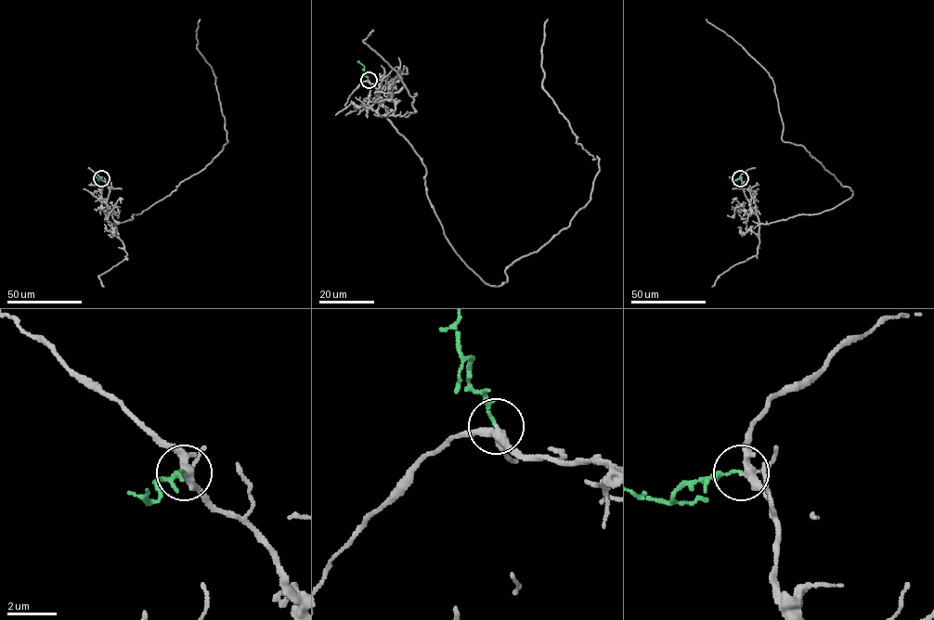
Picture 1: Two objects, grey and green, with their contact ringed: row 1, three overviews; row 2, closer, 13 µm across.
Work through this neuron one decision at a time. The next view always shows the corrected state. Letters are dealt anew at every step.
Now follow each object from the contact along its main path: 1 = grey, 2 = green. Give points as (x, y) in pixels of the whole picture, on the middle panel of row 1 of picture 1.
1: (369, 80), (426, 169), (446, 238), (501, 286), (570, 225), (599, 169), (542, 84), (548, 19)
2: (369, 80), (364, 66), (357, 61)

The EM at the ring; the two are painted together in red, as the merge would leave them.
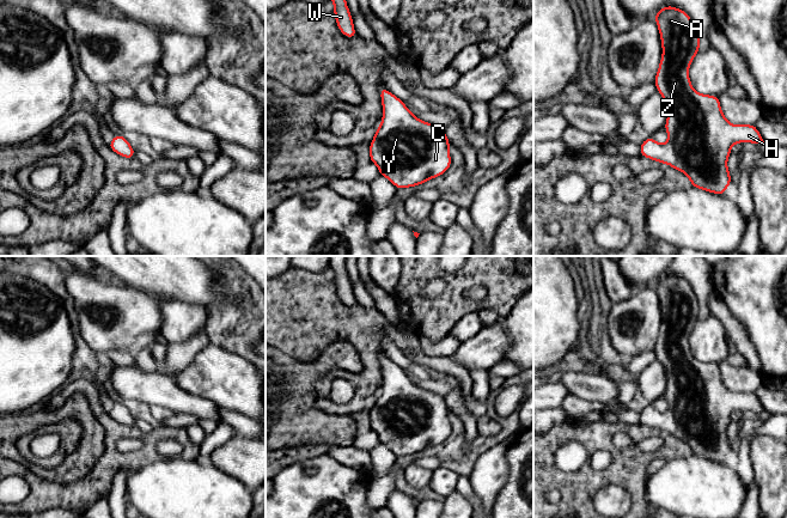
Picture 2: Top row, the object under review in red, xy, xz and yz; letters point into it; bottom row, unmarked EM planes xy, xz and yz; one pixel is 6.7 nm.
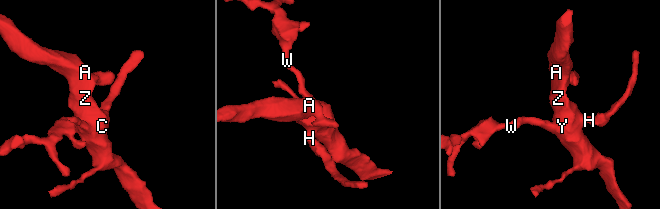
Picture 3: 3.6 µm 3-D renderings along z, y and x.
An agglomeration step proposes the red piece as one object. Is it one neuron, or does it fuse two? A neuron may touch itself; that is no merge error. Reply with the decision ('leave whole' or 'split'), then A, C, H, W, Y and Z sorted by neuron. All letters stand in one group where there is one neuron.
leave whole; A C H W Y Z

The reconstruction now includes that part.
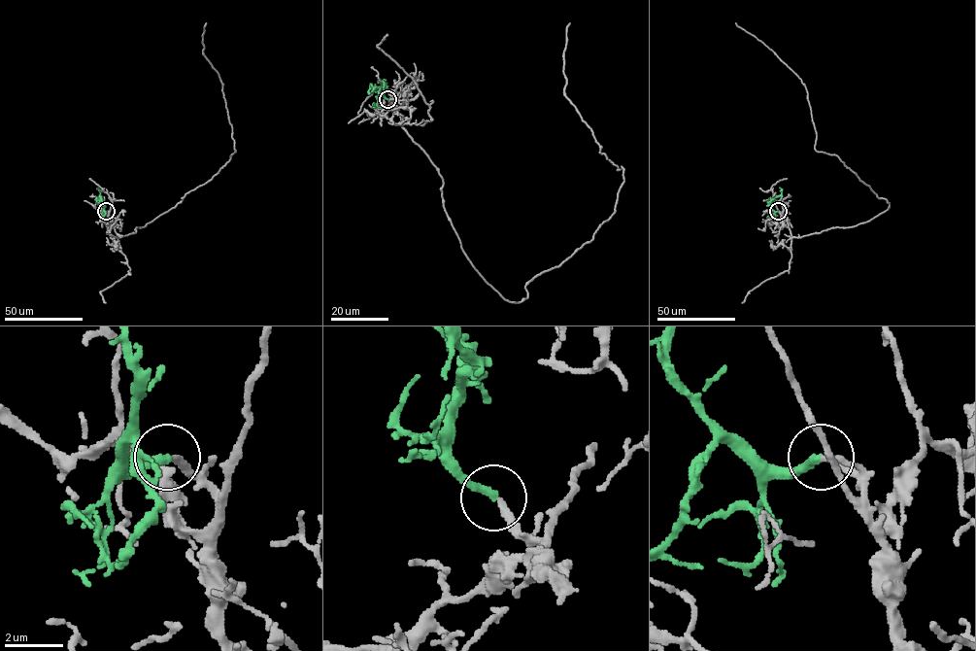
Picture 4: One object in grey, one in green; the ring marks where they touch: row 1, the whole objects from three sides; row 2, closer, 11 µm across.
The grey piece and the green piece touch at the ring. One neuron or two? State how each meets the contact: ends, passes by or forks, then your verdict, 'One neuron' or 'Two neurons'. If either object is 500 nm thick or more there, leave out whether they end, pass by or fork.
At the ring grey ends. At the ring green ends. One neuron

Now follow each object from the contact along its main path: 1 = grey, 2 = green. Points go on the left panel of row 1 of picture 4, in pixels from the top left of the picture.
1: (106, 211), (112, 238), (134, 233), (211, 180), (236, 152), (222, 84), (203, 51), (206, 23)
2: (106, 211), (104, 212), (98, 188)

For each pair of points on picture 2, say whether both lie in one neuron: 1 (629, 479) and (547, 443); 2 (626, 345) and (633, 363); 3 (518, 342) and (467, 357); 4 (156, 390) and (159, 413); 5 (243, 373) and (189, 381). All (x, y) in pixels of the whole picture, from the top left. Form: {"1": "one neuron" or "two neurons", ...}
{"1": "one neuron", "2": "two neurons", "3": "one neuron", "4": "two neurons", "5": "one neuron"}

